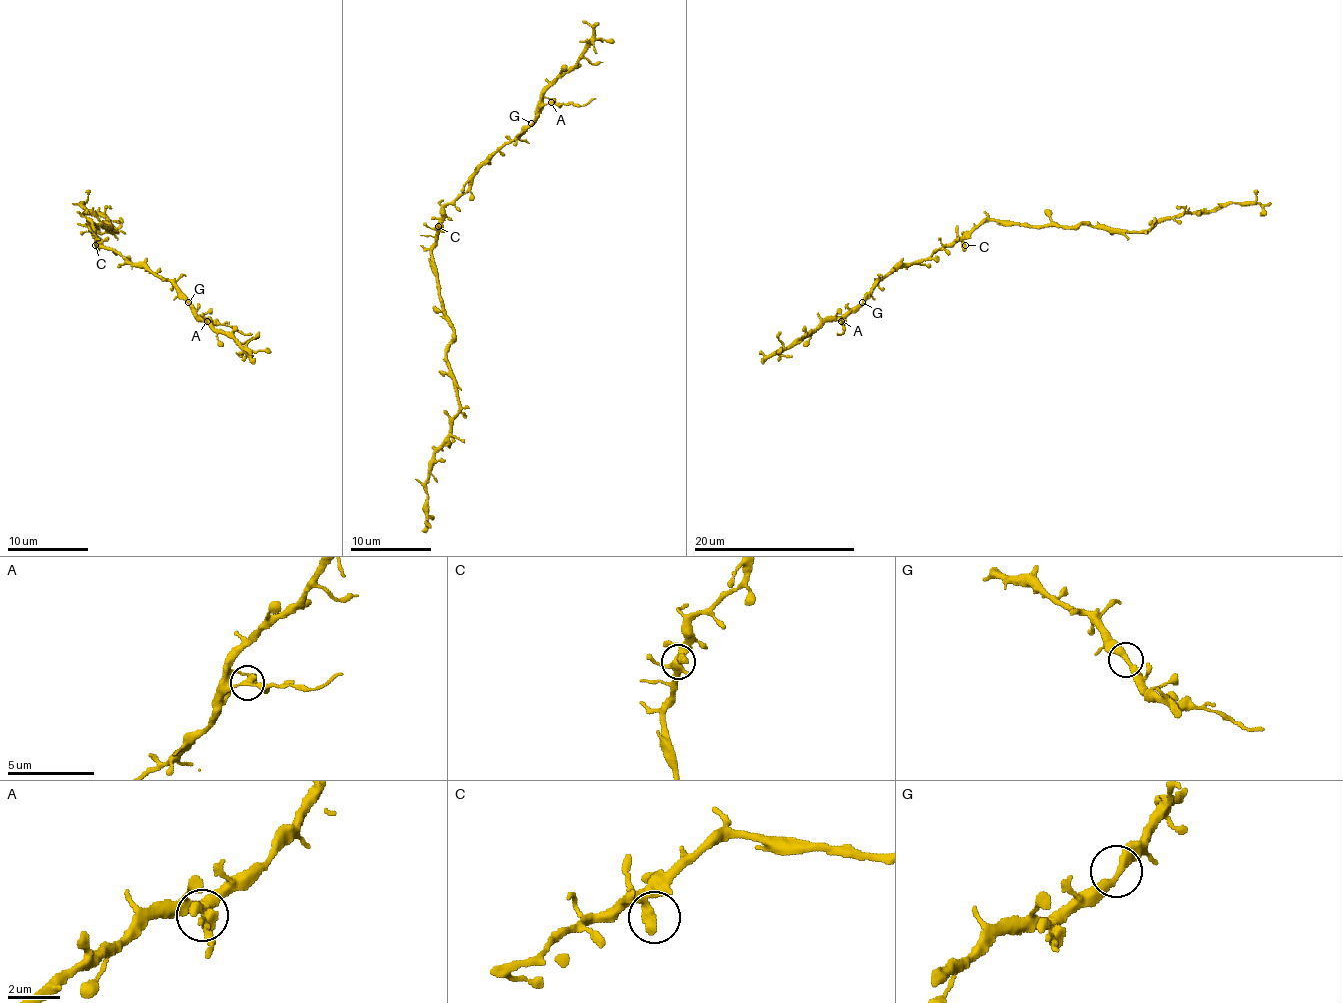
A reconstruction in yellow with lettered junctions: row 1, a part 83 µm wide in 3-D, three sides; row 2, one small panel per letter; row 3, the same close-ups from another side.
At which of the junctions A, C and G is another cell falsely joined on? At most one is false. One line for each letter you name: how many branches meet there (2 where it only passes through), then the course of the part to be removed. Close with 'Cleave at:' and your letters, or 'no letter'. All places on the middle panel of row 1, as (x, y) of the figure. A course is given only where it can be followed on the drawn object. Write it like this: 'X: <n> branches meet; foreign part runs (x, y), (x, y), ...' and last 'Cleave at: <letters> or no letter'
A: 2 branches meet; foreign part runs (551, 103), (584, 105), (596, 99)
Cleave at: A

